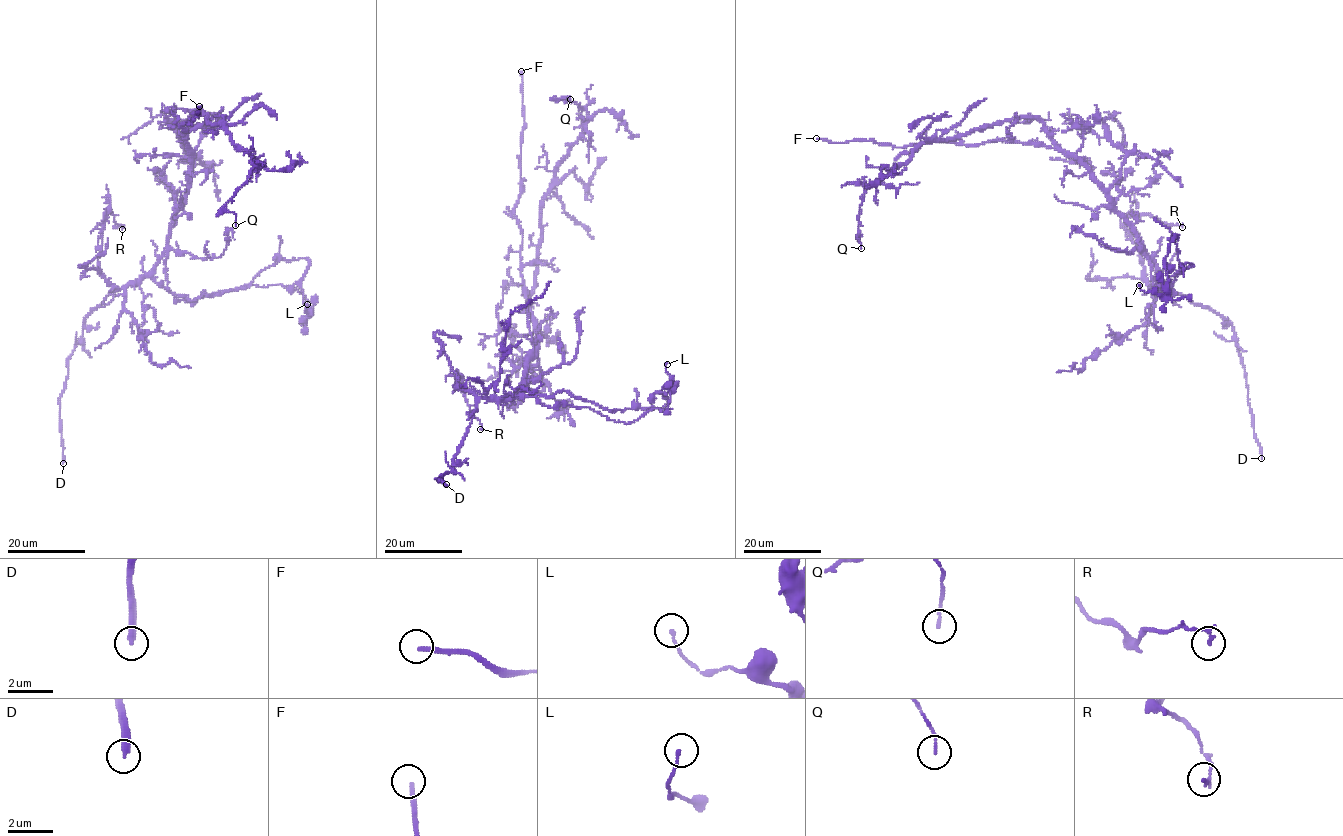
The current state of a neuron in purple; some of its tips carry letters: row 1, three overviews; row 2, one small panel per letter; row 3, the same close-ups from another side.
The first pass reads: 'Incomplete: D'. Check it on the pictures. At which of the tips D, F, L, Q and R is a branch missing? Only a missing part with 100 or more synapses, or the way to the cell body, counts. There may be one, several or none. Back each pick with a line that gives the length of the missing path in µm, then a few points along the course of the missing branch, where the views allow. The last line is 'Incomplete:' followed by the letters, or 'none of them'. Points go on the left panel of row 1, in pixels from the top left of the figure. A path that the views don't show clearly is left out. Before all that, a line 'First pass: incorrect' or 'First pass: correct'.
First pass: correct
D: 90 µm
Incomplete: D

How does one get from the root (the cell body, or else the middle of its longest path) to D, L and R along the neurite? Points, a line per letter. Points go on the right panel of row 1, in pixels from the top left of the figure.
D: (1103, 188), (1154, 263), (1160, 277), (1158, 289), (1183, 294), (1195, 304), (1212, 309), (1232, 327), (1261, 458)
L: (1103, 188), (1139, 240), (1160, 291), (1158, 284), (1179, 270), (1178, 235), (1165, 258), (1168, 294), (1139, 285)
R: (1103, 188), (1156, 267), (1160, 277), (1156, 290), (1148, 284), (1126, 219), (1147, 214), (1170, 226), (1182, 227)

